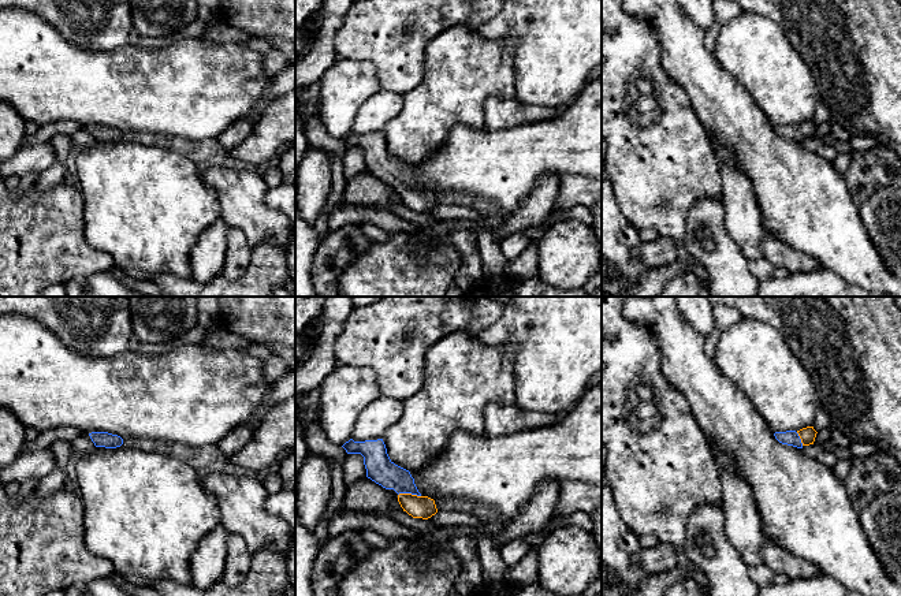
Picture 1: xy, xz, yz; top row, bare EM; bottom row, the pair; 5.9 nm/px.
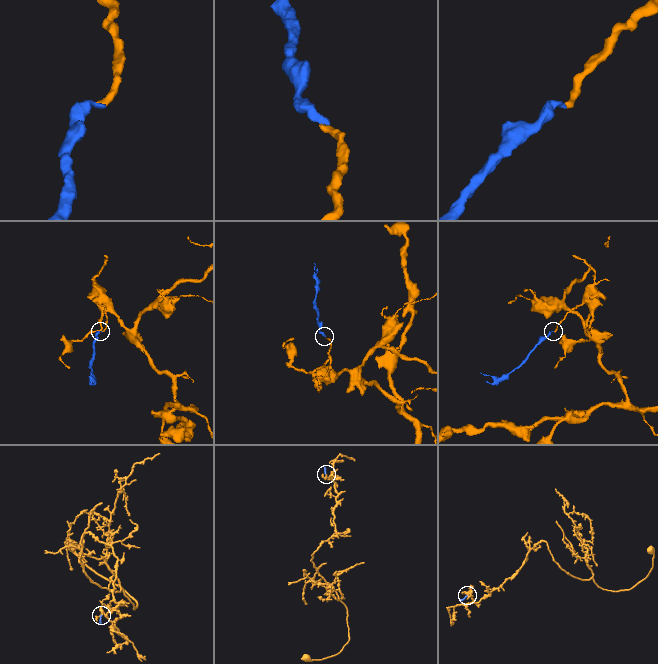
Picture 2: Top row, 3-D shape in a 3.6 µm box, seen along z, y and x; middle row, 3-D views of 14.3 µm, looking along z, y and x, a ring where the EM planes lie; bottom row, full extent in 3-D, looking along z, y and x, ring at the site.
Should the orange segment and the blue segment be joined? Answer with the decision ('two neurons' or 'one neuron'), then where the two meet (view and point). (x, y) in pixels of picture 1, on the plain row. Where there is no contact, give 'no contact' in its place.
one neuron; meets orange in xz at (409, 187)

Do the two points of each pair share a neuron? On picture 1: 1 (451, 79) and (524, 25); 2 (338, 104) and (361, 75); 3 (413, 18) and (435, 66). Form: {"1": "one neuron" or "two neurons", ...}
{"1": "two neurons", "2": "one neuron", "3": "two neurons"}

